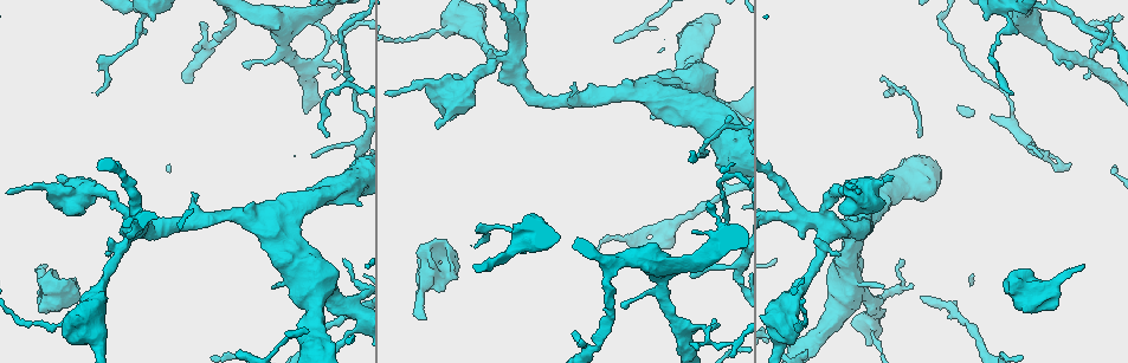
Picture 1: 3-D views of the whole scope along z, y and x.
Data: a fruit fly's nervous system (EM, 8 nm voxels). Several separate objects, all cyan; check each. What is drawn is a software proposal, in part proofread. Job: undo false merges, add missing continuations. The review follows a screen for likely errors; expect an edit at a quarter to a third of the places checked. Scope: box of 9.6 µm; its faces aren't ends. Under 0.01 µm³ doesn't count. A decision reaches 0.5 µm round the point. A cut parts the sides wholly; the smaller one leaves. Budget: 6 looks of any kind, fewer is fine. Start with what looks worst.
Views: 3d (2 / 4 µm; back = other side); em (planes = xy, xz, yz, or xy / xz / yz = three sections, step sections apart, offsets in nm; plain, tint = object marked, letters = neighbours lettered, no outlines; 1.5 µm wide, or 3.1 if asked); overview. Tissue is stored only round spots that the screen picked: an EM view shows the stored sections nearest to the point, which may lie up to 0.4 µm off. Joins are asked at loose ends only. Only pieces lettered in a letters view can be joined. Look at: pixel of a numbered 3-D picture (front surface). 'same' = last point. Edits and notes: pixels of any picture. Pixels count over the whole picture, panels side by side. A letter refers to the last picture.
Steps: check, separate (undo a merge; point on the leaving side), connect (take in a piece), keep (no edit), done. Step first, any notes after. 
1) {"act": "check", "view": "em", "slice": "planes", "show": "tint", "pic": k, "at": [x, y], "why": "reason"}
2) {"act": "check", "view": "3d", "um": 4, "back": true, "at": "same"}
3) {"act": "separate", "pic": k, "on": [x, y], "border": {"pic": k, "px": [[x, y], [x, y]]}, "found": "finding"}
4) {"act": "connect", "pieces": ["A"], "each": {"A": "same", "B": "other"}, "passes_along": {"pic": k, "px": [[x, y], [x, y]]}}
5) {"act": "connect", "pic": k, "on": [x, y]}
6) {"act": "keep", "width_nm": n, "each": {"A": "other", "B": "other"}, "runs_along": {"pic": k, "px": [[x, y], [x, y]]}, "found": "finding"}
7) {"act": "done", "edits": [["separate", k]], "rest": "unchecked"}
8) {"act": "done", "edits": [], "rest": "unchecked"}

{"act": "check", "view": "3d", "um": 2, "pic": 1, "at": [456, 260], "why": "an open end"}

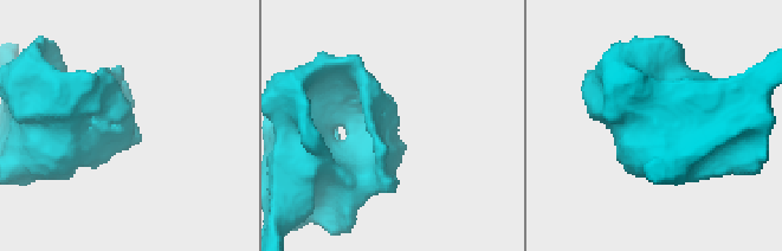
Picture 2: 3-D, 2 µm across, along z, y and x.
{"act": "check", "view": "em", "slice": "xy", "step": 4, "show": "letters", "pic": 2, "at": [131, 119]}

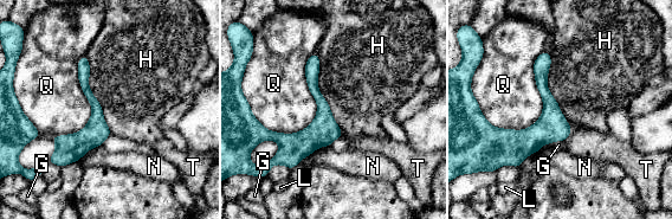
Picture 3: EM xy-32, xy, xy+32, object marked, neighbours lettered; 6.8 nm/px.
{"act": "keep", "longest_contact_nm": ["Q", 650], "each": {"G": "other", "H": "other", "L": "other", "N": "other", "Q": "other", "T": "other"}, "border": {"pic": 3, "px": [[316, 52], [317, 88], [343, 135]]}, "found": "no lettered piece goes on from it"}

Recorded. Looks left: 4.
{"act": "check", "view": "em", "slice": "xz", "step": 8, "show": "letters", "pic": 1, "at": [423, 317], "why": "an open end"}

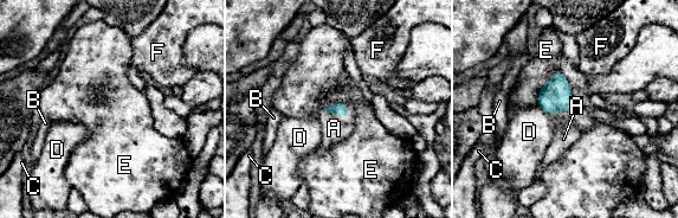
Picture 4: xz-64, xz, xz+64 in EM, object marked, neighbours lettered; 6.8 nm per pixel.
{"act": "check", "view": "em", "slice": "planes", "show": "letters", "at": "same"}

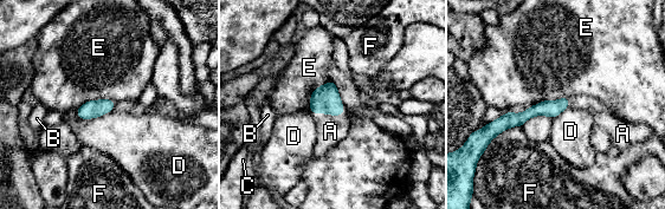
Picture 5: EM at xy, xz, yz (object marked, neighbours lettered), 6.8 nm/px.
{"act": "connect", "pieces": ["A"], "width_nm": 110, "each": {"A": "same", "B": "other", "C": "other", "D": "other", "E": "other", "F": "other"}, "passes_along": {"pic": 5, "px": [[325, 98], [325, 113], [330, 131]]}, "found": "it goes on there"}

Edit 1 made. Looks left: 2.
{"act": "check", "view": "3d", "um": 4, "pic": 1, "at": [55, 326], "why": "sudden change in width"}

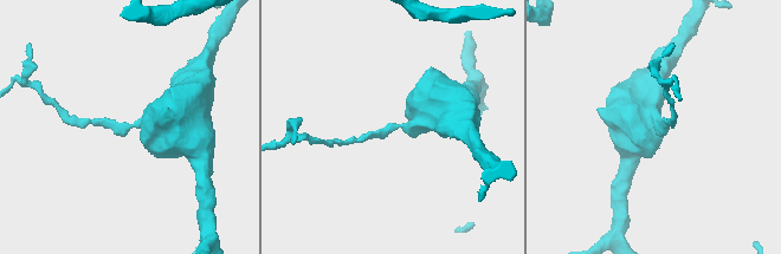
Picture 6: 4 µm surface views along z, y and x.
{"act": "check", "view": "em", "slice": "xy", "step": 8, "show": "letters", "pic": 6, "at": [390, 128]}

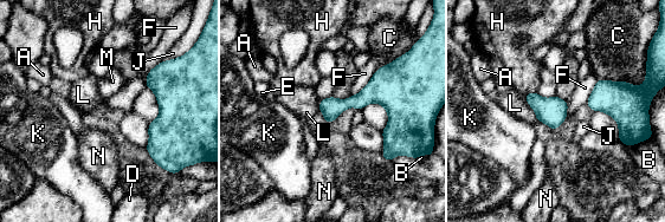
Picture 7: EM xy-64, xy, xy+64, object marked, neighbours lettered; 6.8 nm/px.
{"act": "keep", "each": {"A": "other", "B": "other", "C": "other", "D": "other", "E": "other", "F": "other", "H": "other", "J": "other", "K": "other", "L": "other", "M": "other", "N": "other"}, "border": {"pic": 7, "px": [[381, 66], [359, 92], [350, 96]]}, "found": "continuous, no second neuron"}

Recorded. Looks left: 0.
{"act": "done", "edits": [["connect", 5]], "rest": "unchecked"}

